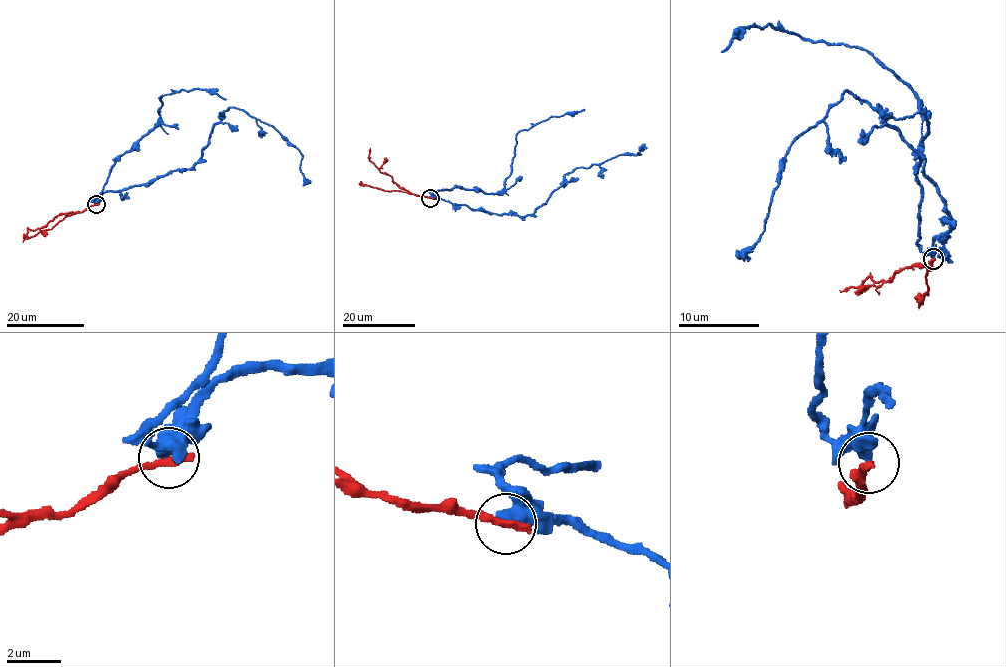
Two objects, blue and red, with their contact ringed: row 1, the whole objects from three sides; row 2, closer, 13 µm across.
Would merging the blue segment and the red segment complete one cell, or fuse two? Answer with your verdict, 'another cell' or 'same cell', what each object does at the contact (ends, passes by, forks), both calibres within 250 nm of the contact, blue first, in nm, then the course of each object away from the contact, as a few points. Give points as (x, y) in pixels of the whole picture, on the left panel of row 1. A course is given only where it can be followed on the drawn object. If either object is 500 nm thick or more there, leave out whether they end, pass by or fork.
another cell; 550 nm thick on the blue side, 360 nm on the other; blue runs (96, 204), (104, 192), (151, 184), (191, 168), (220, 113), (230, 107), (245, 110), (293, 144), (308, 183); red runs (96, 204), (80, 212), (62, 213), (40, 228), (27, 230), (27, 239)

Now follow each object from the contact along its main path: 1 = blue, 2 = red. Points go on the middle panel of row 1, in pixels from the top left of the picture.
1: (430, 197), (499, 215), (531, 215), (568, 173), (621, 155), (640, 154), (637, 153), (645, 144)
2: (430, 197), (410, 194), (380, 170), (369, 160), (370, 148)

